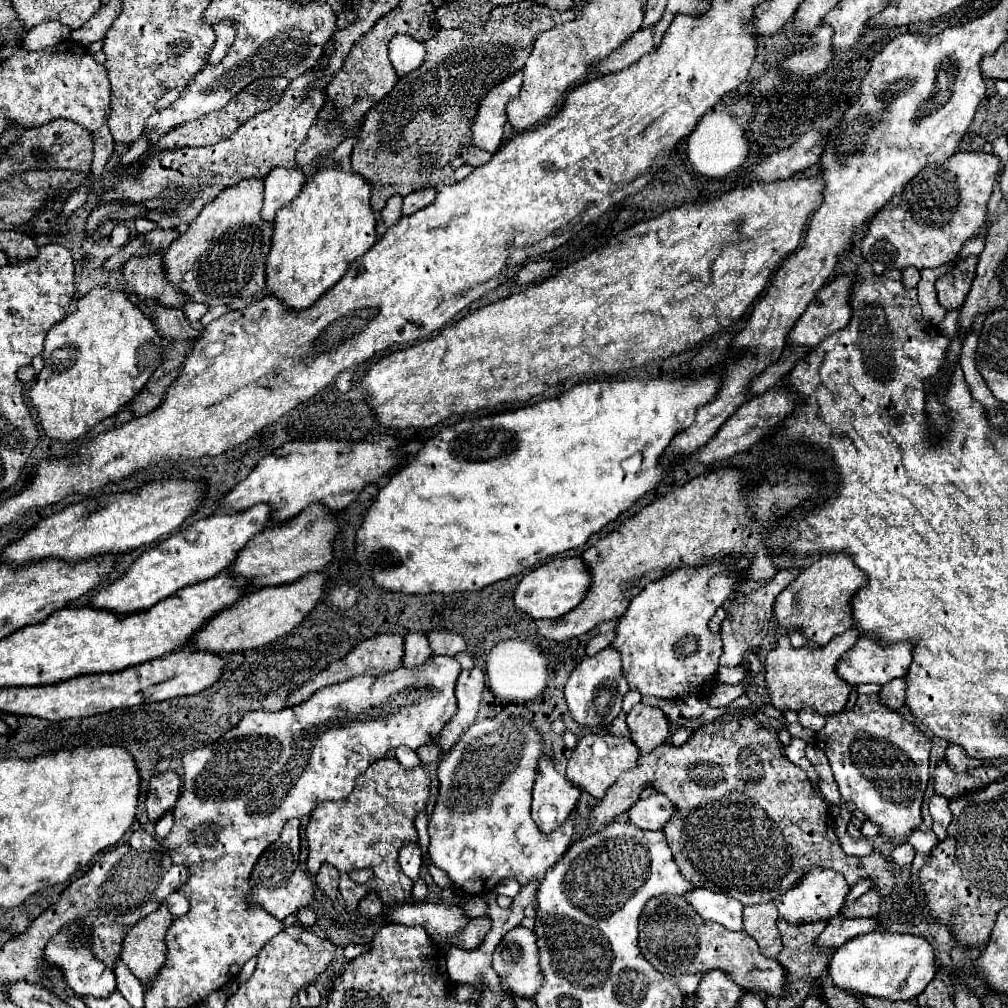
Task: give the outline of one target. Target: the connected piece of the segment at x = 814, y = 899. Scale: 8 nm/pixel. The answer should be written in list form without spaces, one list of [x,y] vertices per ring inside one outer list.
[[[816,866],[808,874],[804,874],[804,878],[800,882],[796,882],[796,886],[792,886],[792,890],[788,890],[780,898],[776,898],[776,906],[778,906],[780,918],[784,918],[790,924],[830,920],[844,906],[848,892],[850,892],[850,886],[840,872]]]

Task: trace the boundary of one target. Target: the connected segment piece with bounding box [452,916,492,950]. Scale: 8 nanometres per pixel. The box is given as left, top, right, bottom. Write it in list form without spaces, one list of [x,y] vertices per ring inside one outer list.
[[[488,916],[476,918],[476,920],[472,920],[472,922],[466,926],[464,934],[460,934],[460,938],[452,938],[452,942],[456,942],[458,948],[474,950],[474,948],[478,948],[478,946],[484,942],[484,936],[486,936],[486,932],[490,930],[490,926],[492,926],[492,922],[490,922]]]

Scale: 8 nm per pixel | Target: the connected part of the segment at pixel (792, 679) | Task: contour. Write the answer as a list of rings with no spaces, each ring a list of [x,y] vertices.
[[[850,628],[844,634],[832,638],[832,642],[828,642],[826,646],[808,644],[804,648],[792,648],[788,636],[782,636],[776,648],[770,650],[766,656],[766,686],[772,698],[772,706],[778,710],[790,708],[796,712],[808,706],[822,716],[844,710],[852,686],[842,678],[838,678],[836,662],[846,650],[850,650],[856,644],[858,638],[860,638],[860,632],[856,628]]]

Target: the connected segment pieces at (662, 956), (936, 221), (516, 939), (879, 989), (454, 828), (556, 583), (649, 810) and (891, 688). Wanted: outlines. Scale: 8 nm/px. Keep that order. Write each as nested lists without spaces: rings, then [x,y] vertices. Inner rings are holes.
[[[684,896],[650,898],[650,902],[646,902],[646,906],[644,906],[644,912],[640,914],[638,932],[640,932],[640,948],[646,956],[646,960],[666,976],[706,974],[710,970],[722,970],[734,982],[738,982],[740,986],[744,986],[746,990],[750,990],[754,994],[772,994],[774,998],[778,998],[784,990],[784,984],[786,984],[784,968],[774,958],[762,956],[762,952],[752,936],[748,936],[746,932],[724,930],[724,926],[714,924],[714,922],[704,922],[704,918],[700,918],[700,914],[696,914],[696,910],[692,910],[692,906],[688,906],[688,902],[684,902]]]
[[[956,152],[940,166],[926,166],[916,174],[904,192],[892,198],[884,210],[880,210],[868,224],[868,232],[862,238],[860,252],[876,274],[886,268],[916,266],[932,268],[942,266],[956,258],[964,242],[976,236],[982,224],[960,222],[984,222],[986,202],[992,194],[1000,160],[994,154],[984,152]]]
[[[516,926],[504,934],[494,950],[492,968],[502,978],[504,988],[510,988],[516,996],[532,998],[542,984],[534,932]]]
[[[870,932],[848,940],[836,948],[828,964],[828,976],[834,986],[852,990],[884,1000],[912,1000],[916,998],[936,976],[934,948],[920,936],[914,934],[892,934],[892,932]]]
[[[486,718],[472,724],[466,734],[454,744],[454,748],[442,756],[438,764],[438,798],[428,820],[428,860],[436,868],[444,870],[452,880],[452,886],[462,894],[482,896],[504,878],[516,878],[522,886],[530,880],[542,880],[546,870],[558,862],[558,858],[570,846],[576,820],[569,817],[566,822],[550,834],[540,832],[536,822],[530,818],[532,786],[536,778],[536,762],[544,754],[540,734],[530,726],[528,720],[508,718],[496,722]]]
[[[556,558],[548,564],[542,564],[540,568],[528,572],[522,582],[518,584],[514,592],[514,602],[520,610],[530,614],[534,620],[544,620],[544,618],[558,618],[576,608],[580,600],[584,600],[588,588],[592,584],[590,568],[584,564],[582,558]]]
[[[654,792],[652,796],[634,802],[634,806],[628,810],[630,822],[644,830],[662,830],[672,814],[674,814],[672,802],[660,792]]]
[[[896,678],[888,684],[882,686],[880,690],[880,698],[886,706],[894,708],[894,710],[900,710],[904,706],[904,694],[906,694],[906,682],[904,678]]]

